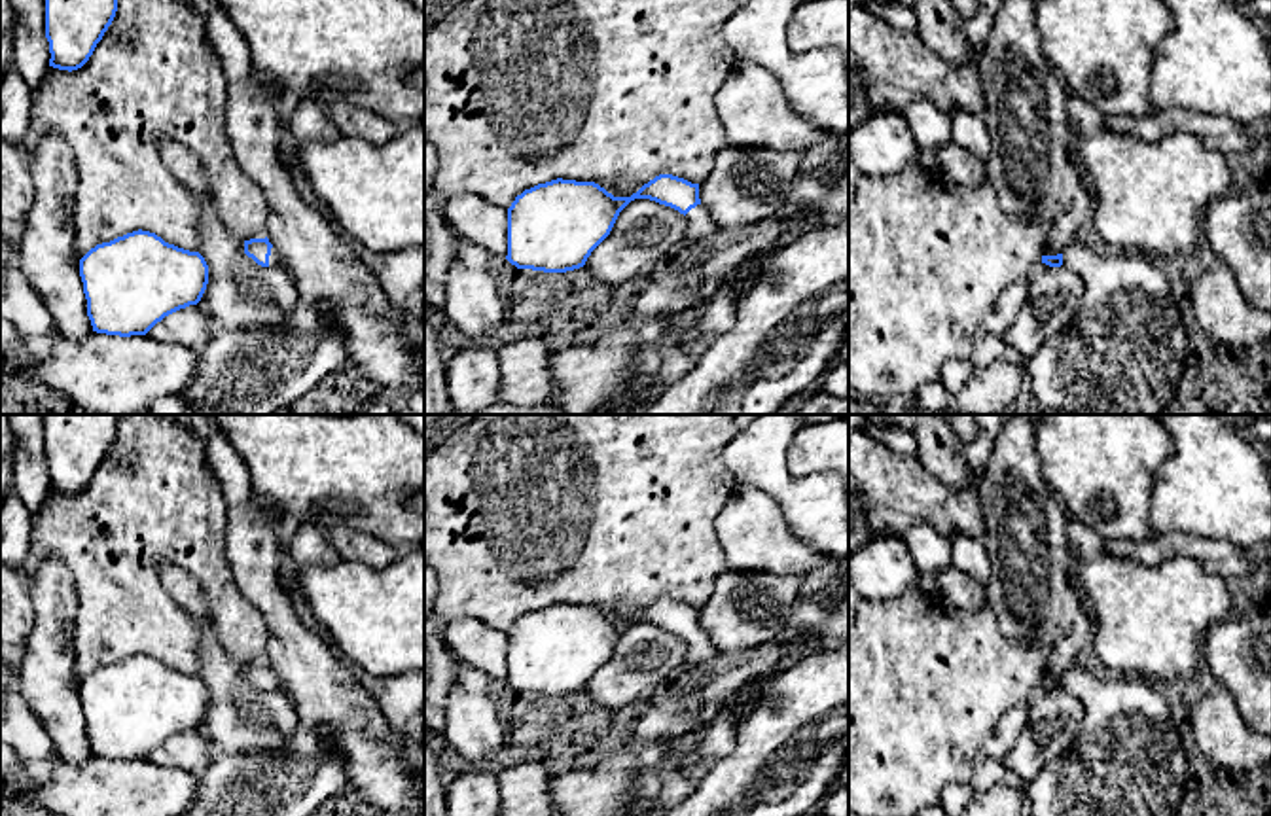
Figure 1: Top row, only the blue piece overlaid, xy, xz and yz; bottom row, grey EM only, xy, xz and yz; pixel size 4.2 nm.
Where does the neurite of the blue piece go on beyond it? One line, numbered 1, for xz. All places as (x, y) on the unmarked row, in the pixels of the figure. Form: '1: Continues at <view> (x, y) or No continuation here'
1: Continues at xz (701, 652)

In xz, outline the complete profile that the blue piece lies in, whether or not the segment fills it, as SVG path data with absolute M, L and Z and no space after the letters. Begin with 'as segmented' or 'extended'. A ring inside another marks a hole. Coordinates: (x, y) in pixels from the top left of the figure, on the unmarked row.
extended; M659 598L631 621L614 621L595 606L551 604L525 613L508 632L508 680L517 693L566 697L585 689L591 676L610 659L619 636L635 623L650 623L686 640L689 670L674 680L682 689L701 689L718 672L710 668L718 649L701 629L699 608Z

